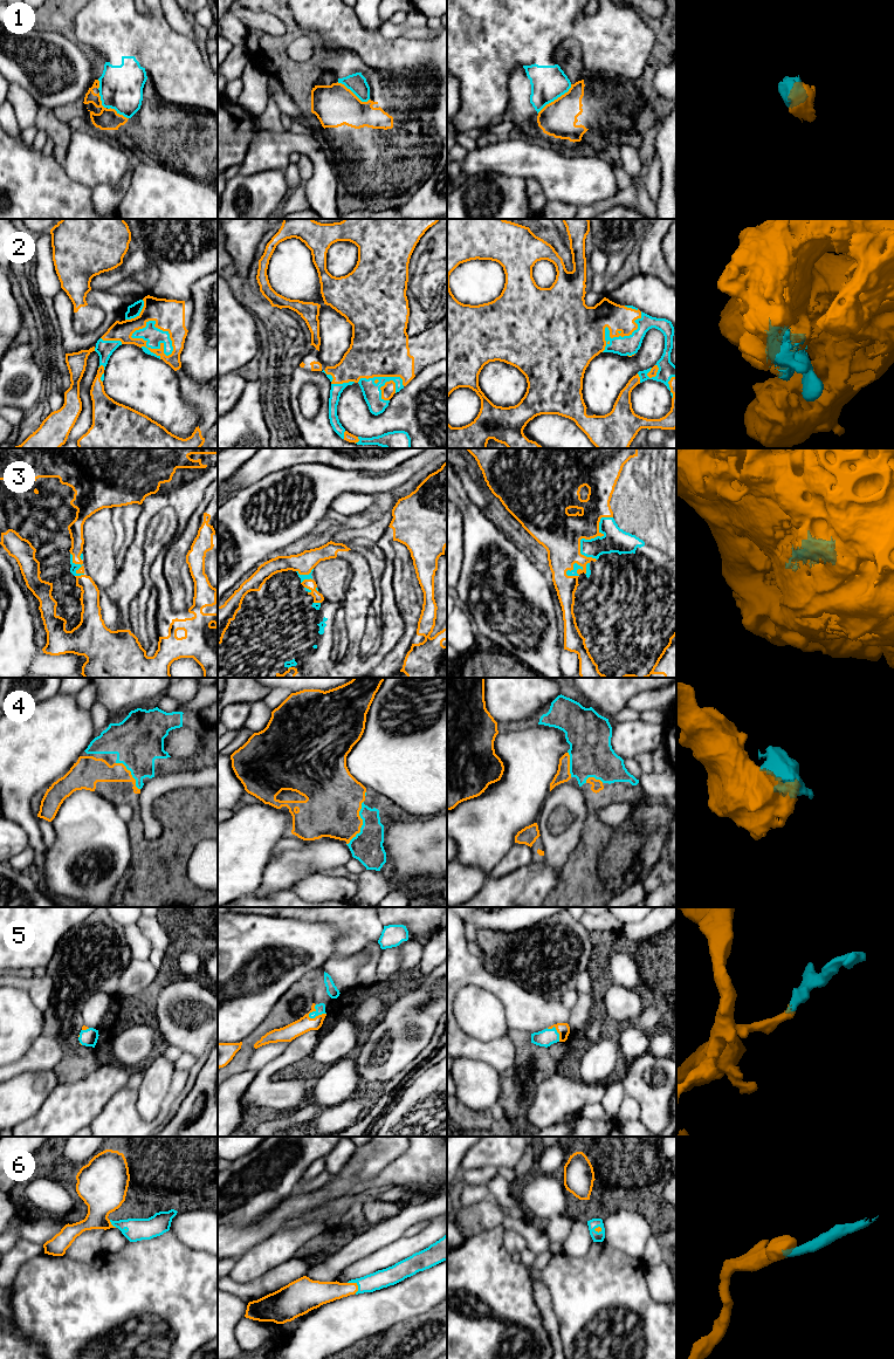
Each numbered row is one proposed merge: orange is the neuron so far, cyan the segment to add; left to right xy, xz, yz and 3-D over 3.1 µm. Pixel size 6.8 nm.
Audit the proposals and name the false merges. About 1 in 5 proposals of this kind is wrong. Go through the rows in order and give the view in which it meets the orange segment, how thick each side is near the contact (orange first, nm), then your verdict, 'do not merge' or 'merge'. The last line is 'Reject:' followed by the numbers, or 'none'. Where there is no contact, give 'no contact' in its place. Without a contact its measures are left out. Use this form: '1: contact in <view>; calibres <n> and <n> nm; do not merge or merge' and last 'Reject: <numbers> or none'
1: contact in yz; calibres 240 and 240 nm; do not merge
2: contact in xy; calibres 200 and 120 nm; merge
3: contact in yz; calibres 280 and 170 nm; merge
4: contact in xz; calibres 380 and 220 nm; merge
5: contact in xz; calibres 110 and 70 nm; merge
6: contact in xz; calibres 160 and 130 nm; merge
Reject: 1

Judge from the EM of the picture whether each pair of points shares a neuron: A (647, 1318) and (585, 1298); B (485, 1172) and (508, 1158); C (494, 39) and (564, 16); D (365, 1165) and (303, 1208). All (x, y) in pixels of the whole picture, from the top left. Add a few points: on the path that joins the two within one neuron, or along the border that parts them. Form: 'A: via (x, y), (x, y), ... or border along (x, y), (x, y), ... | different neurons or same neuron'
A: via (633, 1303), (628, 1298), (600, 1298) | same neuron
B: border along (496, 1167), (481, 1166), (466, 1171) | different neurons
C: via (511, 21), (516, 16), (547, 16) | same neuron
D: via (350, 1175), (318, 1205) | same neuron

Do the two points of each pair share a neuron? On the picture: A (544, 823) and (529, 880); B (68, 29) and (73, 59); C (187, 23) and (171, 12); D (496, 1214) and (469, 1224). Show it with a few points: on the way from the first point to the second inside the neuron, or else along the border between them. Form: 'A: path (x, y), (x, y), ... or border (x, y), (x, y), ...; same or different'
A: path (550, 838), (550, 862), (544, 867); same
B: border (45, 31), (59, 31), (75, 41); different
C: path (184, 23), (174, 15); same
D: path (489, 1214), (476, 1217); same

